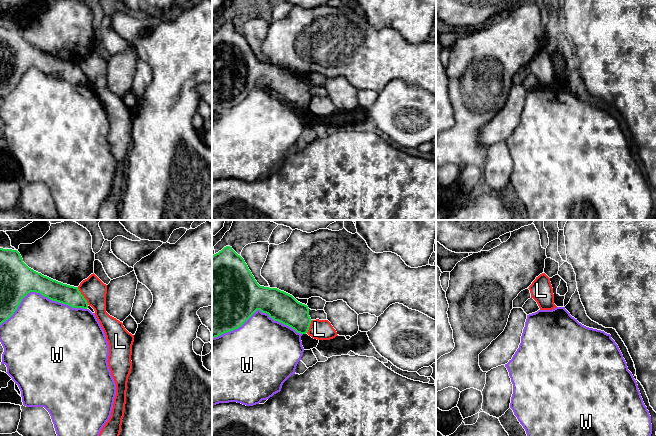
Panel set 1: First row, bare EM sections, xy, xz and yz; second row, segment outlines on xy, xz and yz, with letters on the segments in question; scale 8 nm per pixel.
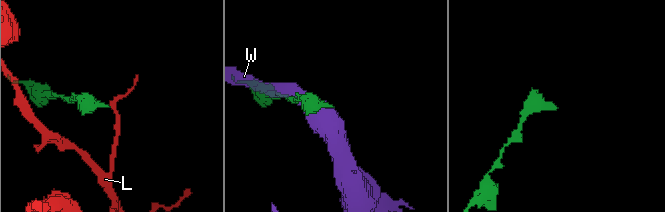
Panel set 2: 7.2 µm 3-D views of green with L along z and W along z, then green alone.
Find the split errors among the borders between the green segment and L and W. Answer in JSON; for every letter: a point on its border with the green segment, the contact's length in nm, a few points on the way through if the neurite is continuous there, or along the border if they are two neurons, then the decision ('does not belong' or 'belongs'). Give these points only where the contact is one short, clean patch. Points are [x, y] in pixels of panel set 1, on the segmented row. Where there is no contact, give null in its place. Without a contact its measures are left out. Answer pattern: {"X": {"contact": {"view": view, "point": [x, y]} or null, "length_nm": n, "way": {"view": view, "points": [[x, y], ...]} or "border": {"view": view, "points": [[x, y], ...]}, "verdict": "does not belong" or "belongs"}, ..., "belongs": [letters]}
{"L": {"contact": {"view": "xy", "point": [83, 296]}, "length_nm": 170, "border": {"view": "xy", "points": [[77, 287], [88, 304]]}, "verdict": "does not belong"}, "W": {"contact": {"view": "xy", "point": [40, 293]}, "length_nm": 700, "verdict": "does not belong"}, "belongs": []}

